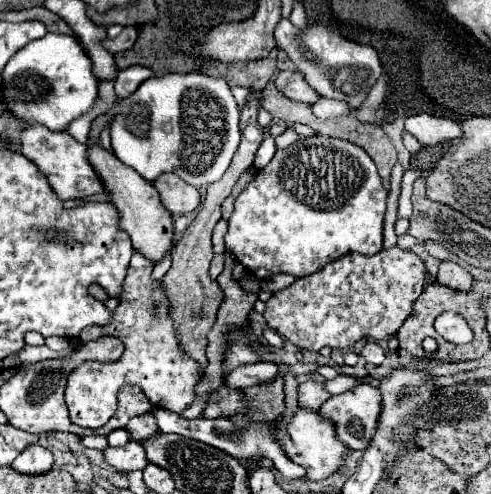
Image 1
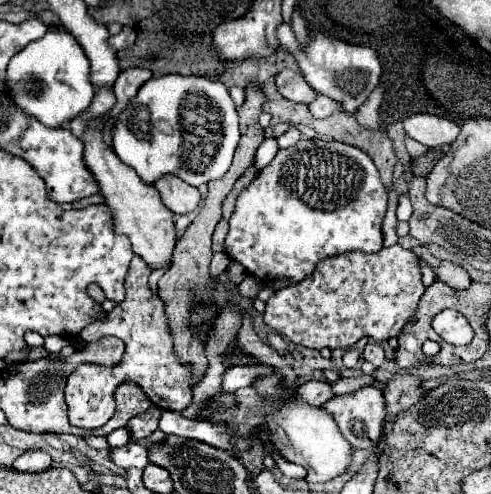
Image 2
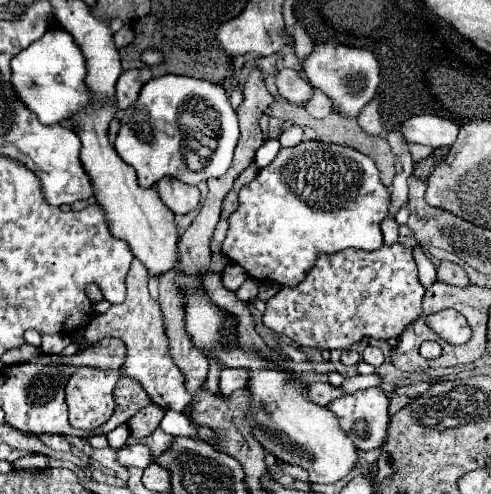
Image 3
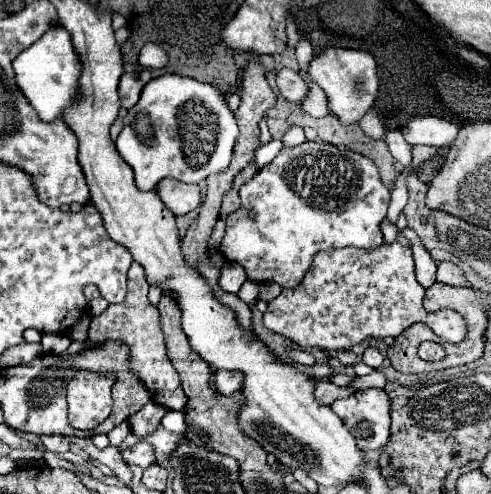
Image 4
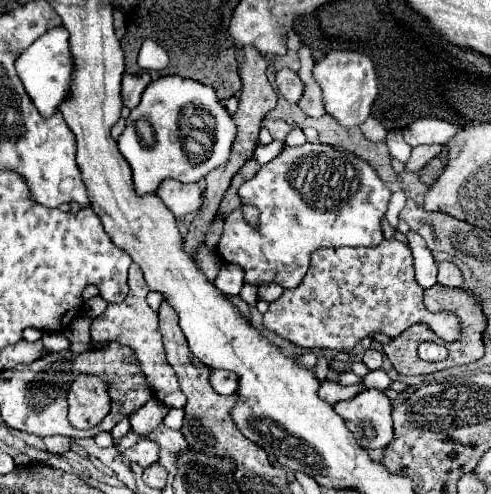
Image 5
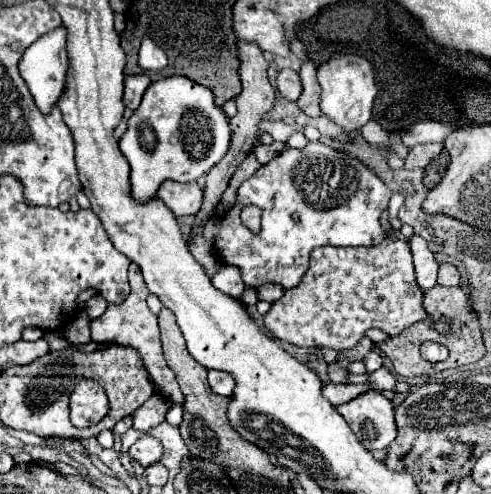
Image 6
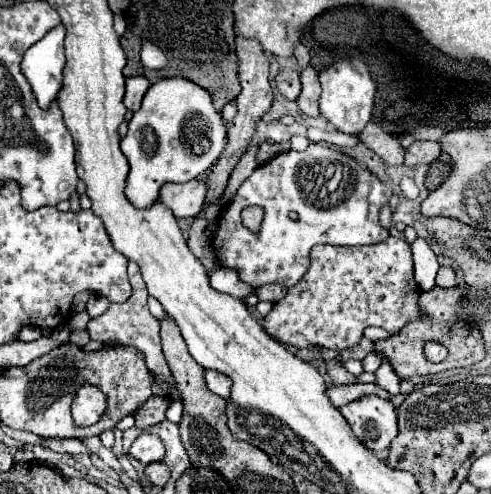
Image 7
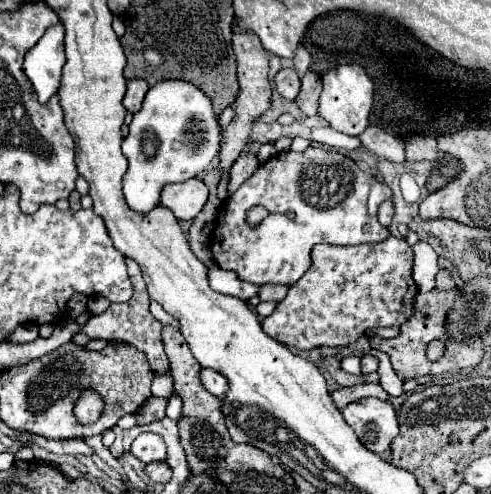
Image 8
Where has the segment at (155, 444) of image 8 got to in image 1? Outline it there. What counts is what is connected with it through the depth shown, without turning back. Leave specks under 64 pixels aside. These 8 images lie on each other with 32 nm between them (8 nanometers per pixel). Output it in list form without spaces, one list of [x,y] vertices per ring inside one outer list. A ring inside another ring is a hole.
[[[130,440],[126,442],[126,446],[120,446],[120,448],[114,448],[114,446],[108,446],[104,452],[104,460],[116,468],[118,472],[132,472],[132,470],[142,470],[146,468],[148,460],[146,460],[146,452],[144,448]]]

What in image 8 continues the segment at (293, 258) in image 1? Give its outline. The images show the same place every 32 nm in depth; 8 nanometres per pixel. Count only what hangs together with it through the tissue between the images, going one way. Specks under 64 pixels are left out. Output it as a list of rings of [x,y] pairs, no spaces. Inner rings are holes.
[[[312,144],[304,152],[294,150],[280,152],[278,156],[260,164],[258,170],[224,202],[216,222],[214,236],[210,238],[210,248],[218,266],[236,272],[238,278],[244,282],[256,286],[262,284],[294,286],[310,268],[312,246],[320,242],[340,246],[384,242],[390,236],[390,232],[384,226],[380,226],[378,208],[388,198],[392,198],[392,190],[386,184],[362,172],[352,158],[336,150],[326,150],[322,146]],[[252,206],[264,206],[268,210],[268,216],[258,224],[258,228],[250,228],[244,220],[246,210]]]

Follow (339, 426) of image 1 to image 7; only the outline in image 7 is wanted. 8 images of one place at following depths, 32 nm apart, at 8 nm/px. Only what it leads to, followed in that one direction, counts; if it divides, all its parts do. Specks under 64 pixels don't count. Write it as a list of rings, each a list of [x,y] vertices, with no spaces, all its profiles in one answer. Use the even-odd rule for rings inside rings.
[[[362,396],[342,406],[340,414],[368,450],[386,450],[398,434],[394,406],[380,396]]]

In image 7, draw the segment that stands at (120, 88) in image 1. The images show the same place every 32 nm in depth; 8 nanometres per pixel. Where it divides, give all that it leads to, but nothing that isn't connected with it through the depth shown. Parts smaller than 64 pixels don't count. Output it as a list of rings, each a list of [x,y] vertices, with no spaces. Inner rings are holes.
[[[132,76],[126,78],[126,94],[124,94],[124,106],[132,112],[136,112],[140,108],[140,102],[148,90],[150,82],[144,76]]]

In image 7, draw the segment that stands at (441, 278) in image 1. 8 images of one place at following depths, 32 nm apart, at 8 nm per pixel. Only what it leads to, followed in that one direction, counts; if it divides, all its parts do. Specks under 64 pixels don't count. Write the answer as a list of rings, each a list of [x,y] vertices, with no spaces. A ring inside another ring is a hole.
[[[442,266],[442,268],[438,270],[436,284],[438,284],[438,286],[442,286],[442,288],[456,286],[456,284],[458,284],[458,280],[456,280],[456,272],[454,272],[454,268],[450,268],[450,266]]]

